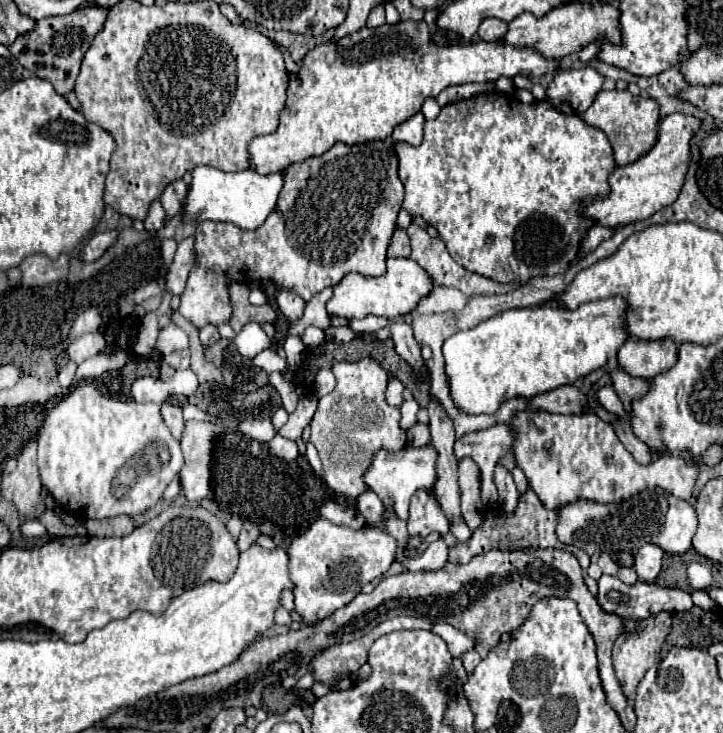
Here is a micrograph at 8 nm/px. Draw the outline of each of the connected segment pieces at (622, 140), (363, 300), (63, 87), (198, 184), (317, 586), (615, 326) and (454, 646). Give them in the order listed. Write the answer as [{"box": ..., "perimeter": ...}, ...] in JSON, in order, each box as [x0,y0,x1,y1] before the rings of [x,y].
[{"box":[580,91,660,167],"perimeter":[[[600,91],[592,105],[580,113],[580,119],[590,125],[590,127],[596,127],[600,129],[610,145],[612,145],[612,155],[614,155],[614,165],[620,167],[620,165],[628,165],[632,163],[634,159],[638,159],[640,155],[644,155],[652,145],[654,145],[654,139],[656,139],[656,125],[660,121],[660,115],[658,115],[658,103],[650,97],[634,97],[630,95],[630,91]]]},{"box":[326,259,432,319],"perimeter":[[[388,259],[386,273],[380,277],[364,277],[360,273],[348,273],[338,285],[334,285],[334,295],[326,303],[330,317],[366,317],[378,315],[386,319],[396,319],[398,315],[410,313],[422,297],[432,289],[432,279],[418,263],[412,259]]]},{"box":[8,5,108,97],"perimeter":[[[98,5],[76,9],[60,17],[46,17],[40,19],[32,31],[20,35],[8,49],[26,71],[34,73],[44,81],[50,81],[58,91],[58,95],[66,97],[70,91],[74,91],[74,81],[78,77],[84,53],[90,49],[96,33],[102,31],[106,17],[108,17],[108,9]]]},{"box":[182,167,282,229],"perimeter":[[[196,167],[192,171],[192,181],[188,183],[186,197],[182,199],[184,221],[228,221],[242,229],[260,227],[266,217],[276,209],[278,193],[282,189],[282,173],[258,175],[250,169],[226,173],[214,167]]]},{"box":[288,519,396,625],"perimeter":[[[316,519],[306,533],[292,539],[288,555],[290,579],[296,585],[296,611],[304,617],[304,623],[310,625],[318,619],[324,619],[328,611],[340,609],[344,599],[354,599],[360,593],[362,583],[370,583],[372,579],[384,575],[396,557],[396,541],[379,527],[356,531],[334,525],[326,519]]]},{"box":[442,297,626,415],"perimeter":[[[622,297],[582,303],[574,311],[566,311],[550,305],[524,307],[524,309],[502,311],[472,329],[454,333],[444,341],[442,351],[446,361],[446,379],[456,409],[460,409],[466,415],[496,413],[500,405],[508,399],[534,397],[558,389],[562,385],[572,385],[576,383],[576,379],[582,379],[590,371],[604,367],[610,359],[616,357],[618,347],[626,341],[624,311],[626,311],[626,301]]]},{"box":[432,623,478,659],"perimeter":[[[436,623],[436,625],[432,627],[432,633],[440,635],[440,637],[446,641],[448,651],[450,651],[452,657],[456,657],[456,659],[462,657],[466,651],[472,651],[472,649],[476,647],[476,643],[478,643],[474,637],[470,637],[470,635],[458,631],[458,629],[454,629],[454,627],[448,625],[448,623]]]}]

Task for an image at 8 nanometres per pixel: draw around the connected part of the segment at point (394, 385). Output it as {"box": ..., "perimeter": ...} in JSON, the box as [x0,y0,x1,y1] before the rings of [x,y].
{"box":[384,379,404,407],"perimeter":[[[392,379],[390,383],[388,383],[388,387],[386,387],[386,393],[384,393],[384,397],[386,397],[386,403],[388,405],[392,405],[392,407],[400,407],[402,405],[402,389],[404,389],[404,385],[402,385],[402,381],[398,381],[398,379]]]}

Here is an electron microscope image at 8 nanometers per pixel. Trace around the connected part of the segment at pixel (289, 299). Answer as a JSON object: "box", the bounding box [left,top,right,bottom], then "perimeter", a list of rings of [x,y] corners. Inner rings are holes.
{"box":[276,289,304,321],"perimeter":[[[280,289],[278,297],[276,297],[276,303],[278,303],[278,309],[280,313],[290,319],[290,321],[298,321],[302,319],[302,311],[304,311],[304,299],[294,293],[292,289]]]}

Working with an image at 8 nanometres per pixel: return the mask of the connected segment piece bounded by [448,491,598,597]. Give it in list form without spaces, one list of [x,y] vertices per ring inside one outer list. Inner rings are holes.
[[[530,491],[526,499],[520,499],[520,505],[518,505],[518,509],[516,509],[516,515],[512,515],[512,517],[506,515],[506,523],[504,523],[504,525],[500,525],[500,523],[494,519],[492,511],[486,511],[486,523],[484,523],[478,531],[472,533],[470,541],[460,543],[458,547],[450,547],[450,557],[448,557],[448,561],[454,563],[454,565],[466,565],[472,557],[482,555],[482,553],[488,553],[490,549],[500,549],[500,545],[506,545],[508,551],[518,551],[518,549],[566,549],[566,551],[570,551],[572,555],[576,555],[576,559],[578,559],[578,563],[580,563],[580,567],[582,567],[584,581],[586,581],[590,593],[596,597],[596,595],[598,595],[598,583],[596,583],[594,579],[590,579],[588,573],[586,573],[586,571],[588,571],[588,565],[590,565],[590,557],[588,557],[584,551],[578,551],[576,547],[564,547],[564,545],[556,539],[556,535],[554,535],[556,519],[558,519],[558,513],[556,513],[556,511],[548,511],[548,509],[536,499],[536,495]]]

